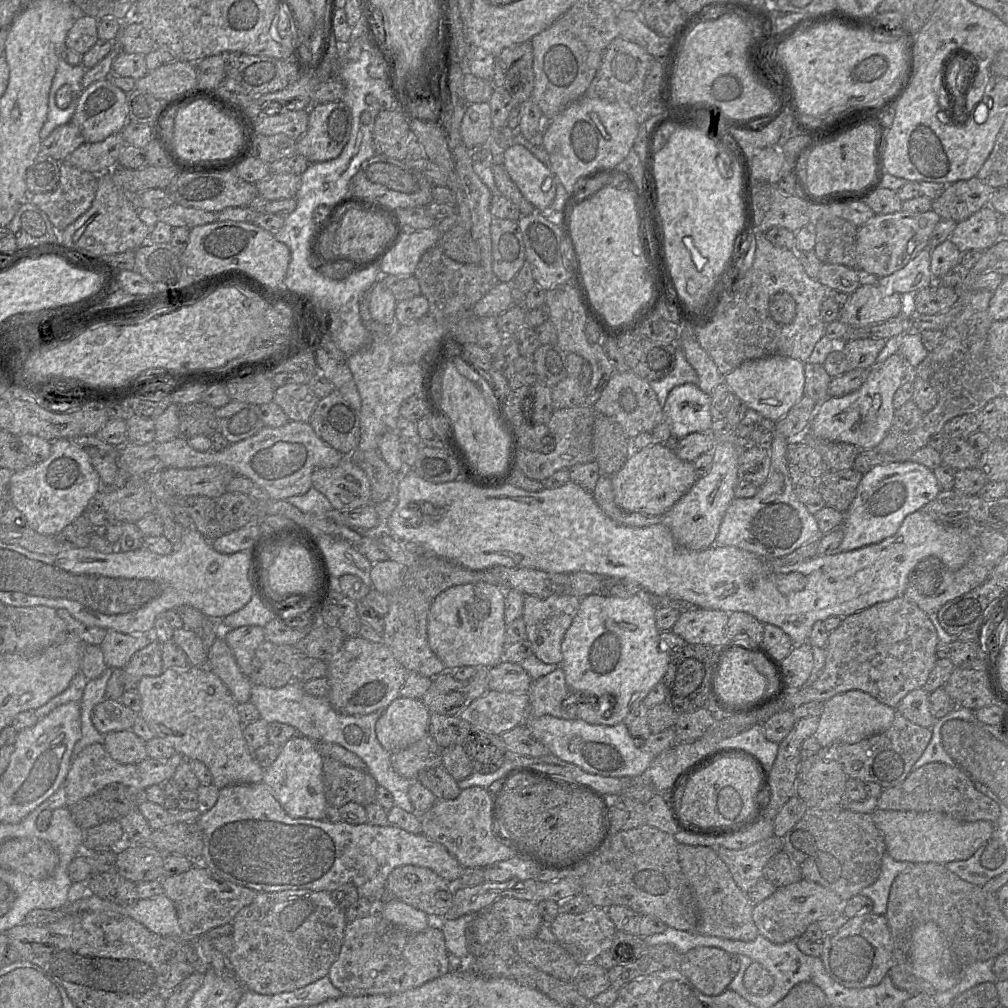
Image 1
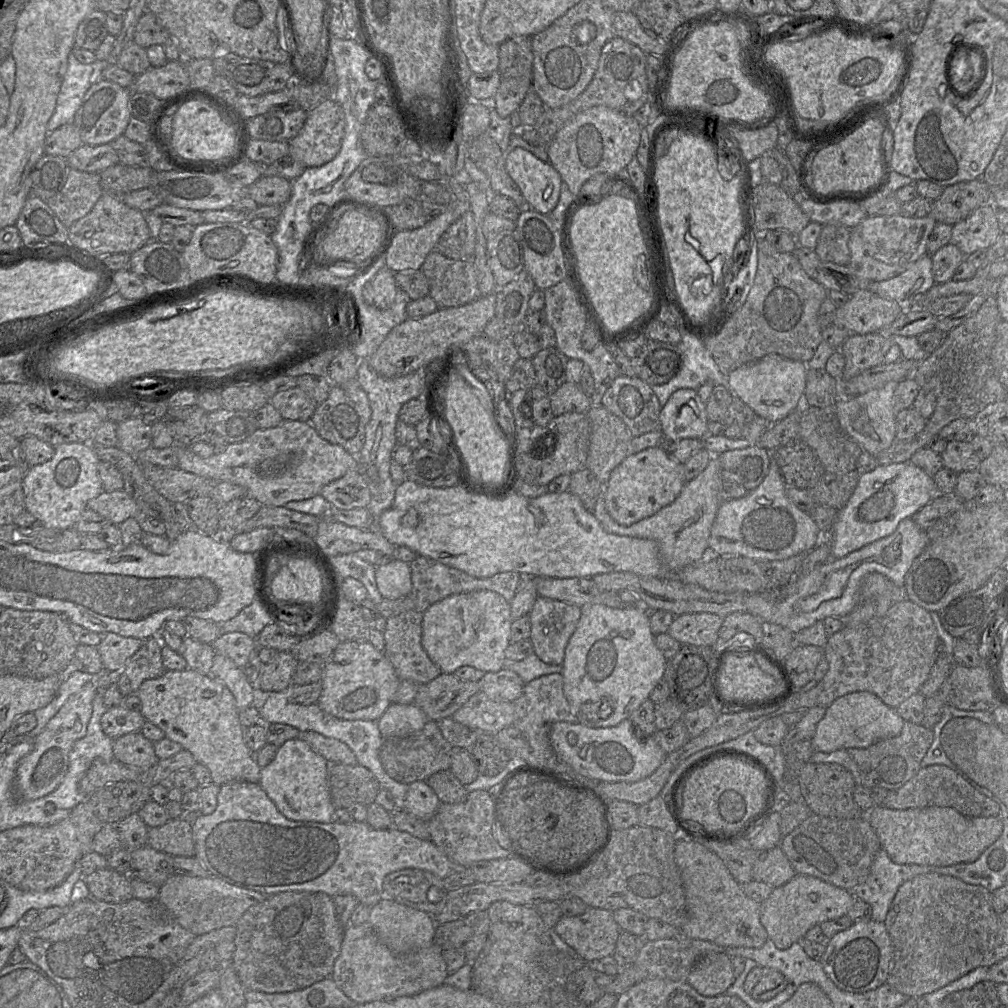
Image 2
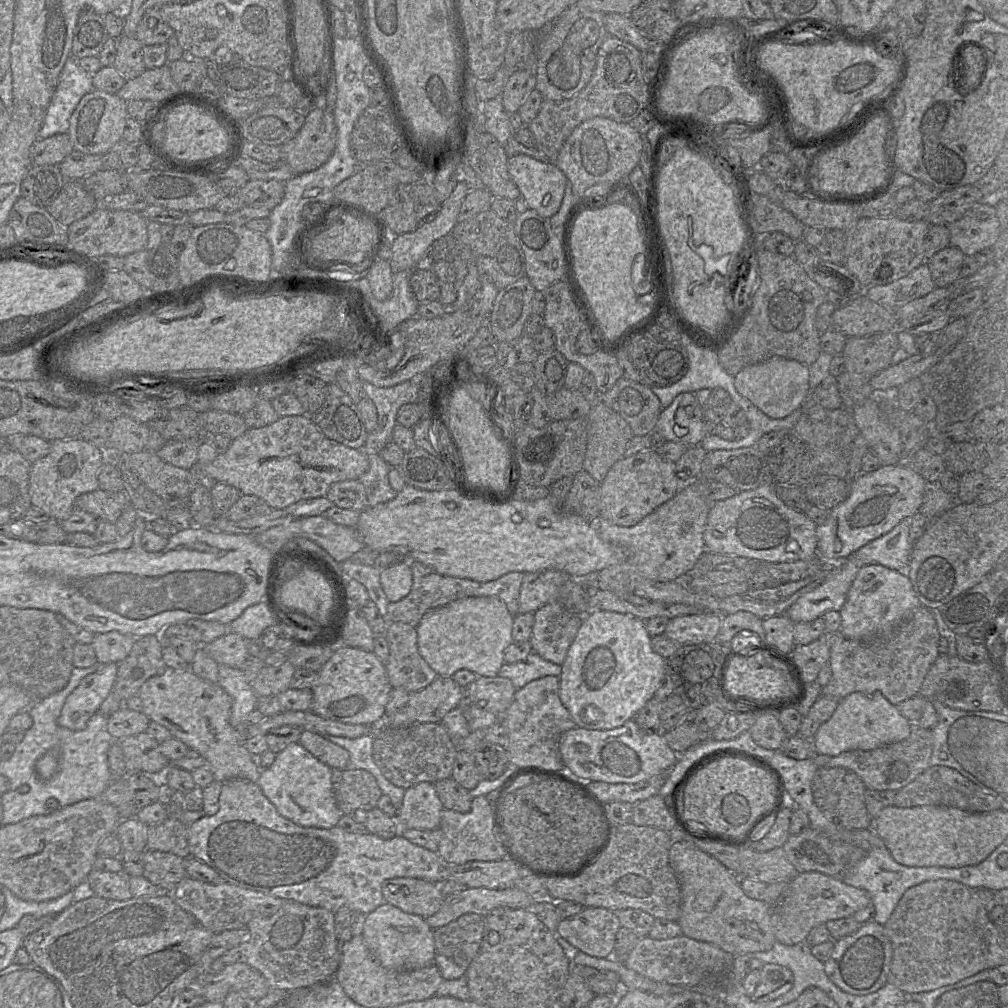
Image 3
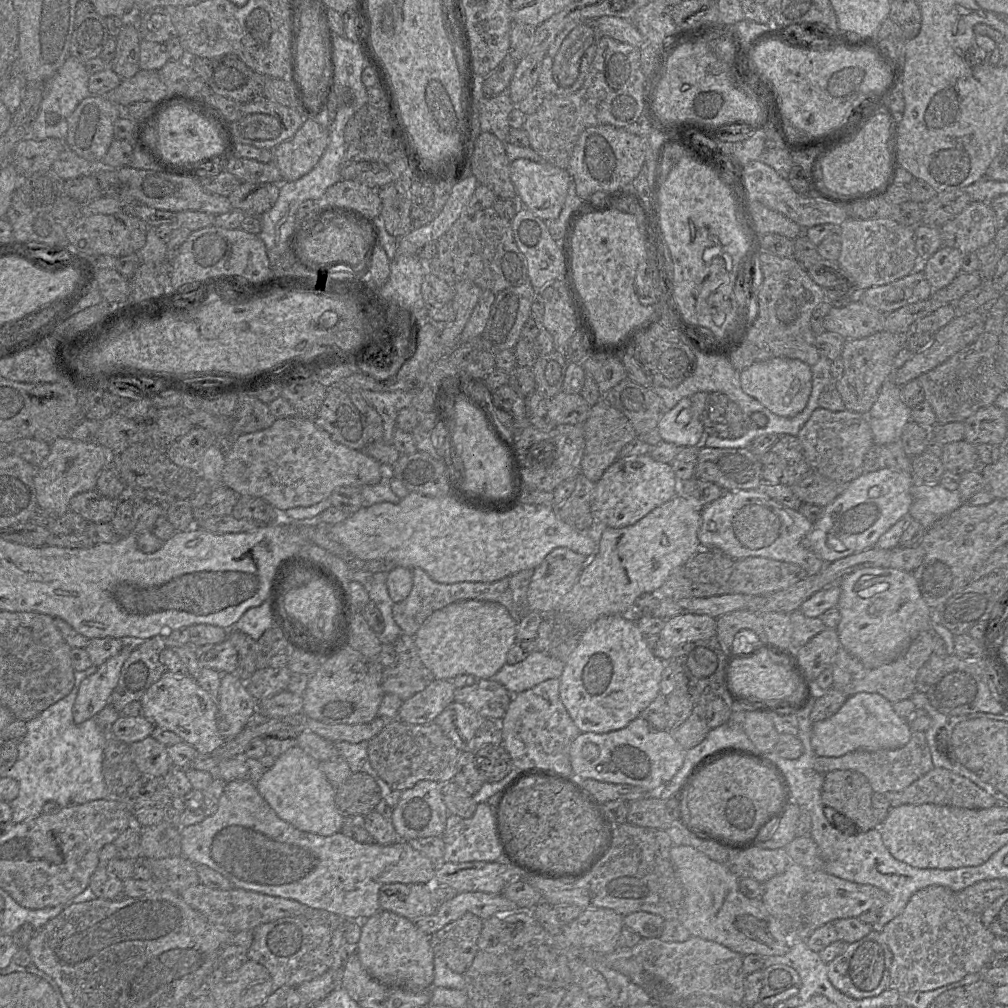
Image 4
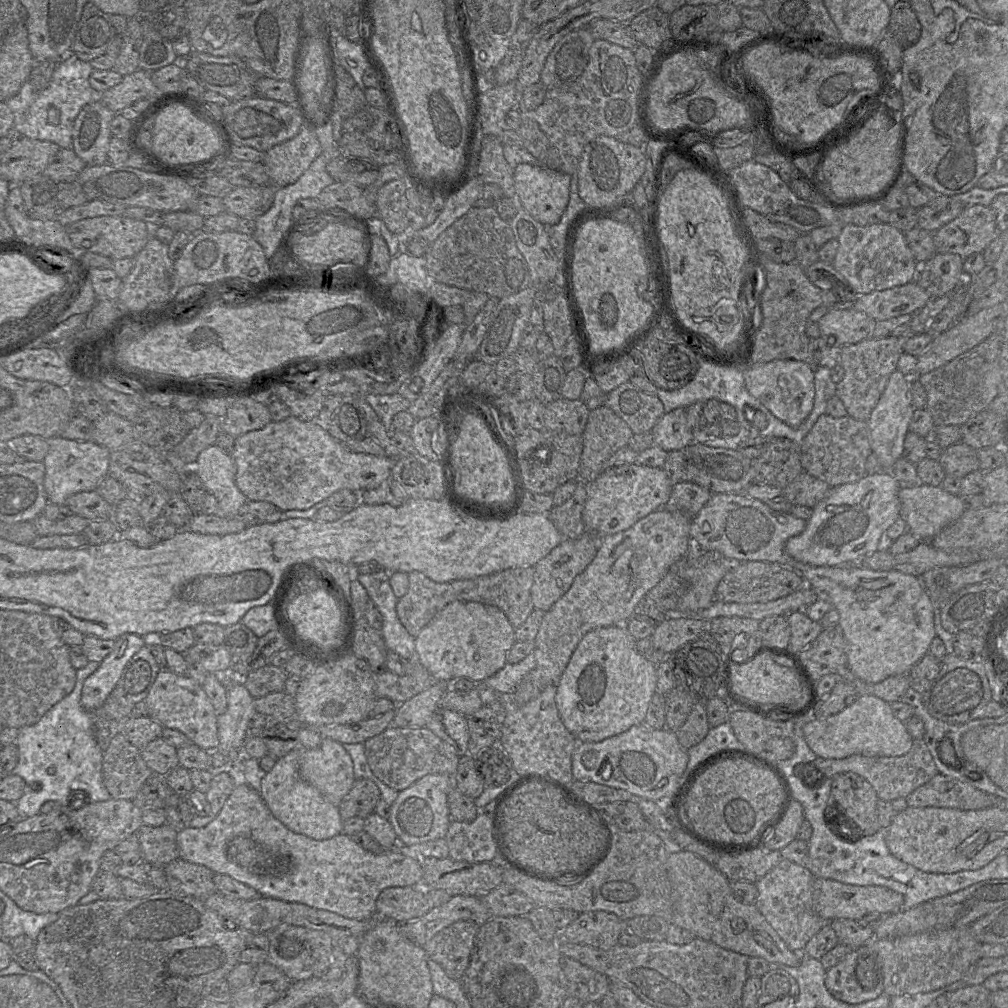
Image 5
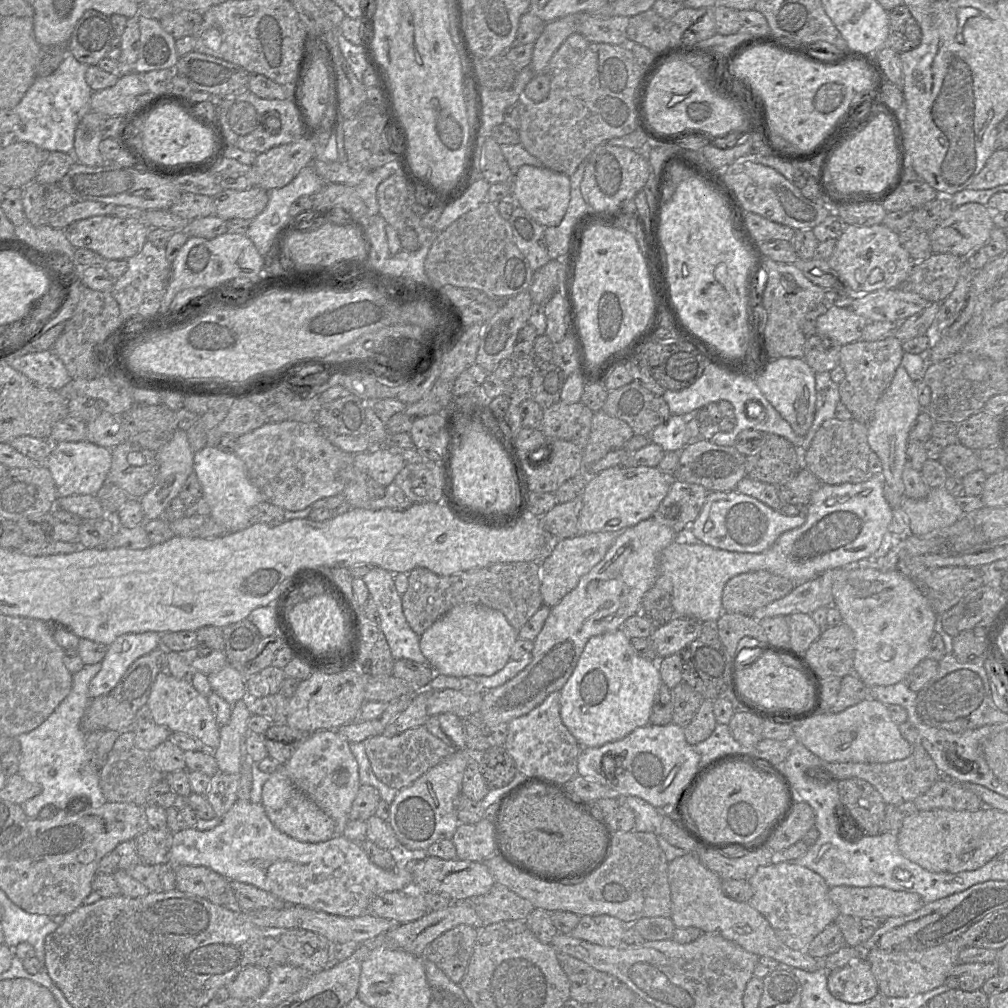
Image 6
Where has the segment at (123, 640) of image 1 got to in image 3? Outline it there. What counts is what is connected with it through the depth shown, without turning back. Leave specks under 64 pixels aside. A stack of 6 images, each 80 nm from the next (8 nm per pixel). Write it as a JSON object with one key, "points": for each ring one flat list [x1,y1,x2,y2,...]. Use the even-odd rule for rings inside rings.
{"points":[[116,631,94,634,91,646,95,651,97,664,120,663,131,651,135,639]]}

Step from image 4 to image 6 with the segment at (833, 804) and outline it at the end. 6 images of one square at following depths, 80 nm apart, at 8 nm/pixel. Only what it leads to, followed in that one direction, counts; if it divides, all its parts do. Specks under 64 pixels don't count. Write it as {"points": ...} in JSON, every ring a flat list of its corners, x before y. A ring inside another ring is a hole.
{"points":[[859,778,840,780,838,793,842,809,857,823,863,836,885,832,886,804,870,783]]}

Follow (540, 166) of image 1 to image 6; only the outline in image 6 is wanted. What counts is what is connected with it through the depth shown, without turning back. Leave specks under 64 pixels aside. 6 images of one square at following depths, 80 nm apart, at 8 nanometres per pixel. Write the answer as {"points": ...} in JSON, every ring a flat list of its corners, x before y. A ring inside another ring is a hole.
{"points":[[522,165,513,175,513,201,540,225,557,226,562,221,570,202,570,177,545,167]]}

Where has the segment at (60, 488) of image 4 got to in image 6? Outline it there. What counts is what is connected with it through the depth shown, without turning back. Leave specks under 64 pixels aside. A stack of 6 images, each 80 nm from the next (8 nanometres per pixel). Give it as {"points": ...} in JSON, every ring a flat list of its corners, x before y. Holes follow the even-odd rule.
{"points":[[88,440,52,443,52,450,45,461,56,485,58,497,71,495,96,495,106,483,111,468,111,449]]}

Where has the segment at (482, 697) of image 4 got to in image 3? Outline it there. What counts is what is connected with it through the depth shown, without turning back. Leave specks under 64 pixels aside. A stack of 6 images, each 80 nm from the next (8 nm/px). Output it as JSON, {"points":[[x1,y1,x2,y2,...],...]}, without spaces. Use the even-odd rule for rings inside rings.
{"points":[[478,676,465,686,465,697,469,697,496,716,502,717,513,700,515,686,501,676]]}

